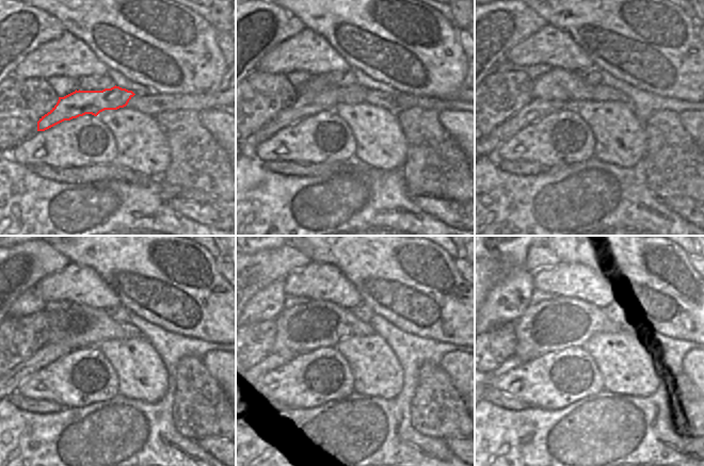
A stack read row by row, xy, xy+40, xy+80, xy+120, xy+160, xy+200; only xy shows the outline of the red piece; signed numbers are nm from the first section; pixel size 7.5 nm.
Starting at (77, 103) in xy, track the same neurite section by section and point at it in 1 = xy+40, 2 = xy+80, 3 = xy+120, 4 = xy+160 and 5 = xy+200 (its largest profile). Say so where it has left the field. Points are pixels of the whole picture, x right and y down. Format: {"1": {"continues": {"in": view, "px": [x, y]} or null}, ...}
{"1": {"continues": {"in": "xy+40", "px": [306, 105]}}, "2": {"continues": {"in": "xy+80", "px": [537, 109]}}, "3": {"continues": {"in": "xy+120", "px": [49, 353]}}, "4": {"continues": {"in": "xy+160", "px": [276, 359]}}, "5": {"continues": {"in": "xy+200", "px": [513, 362]}}}

